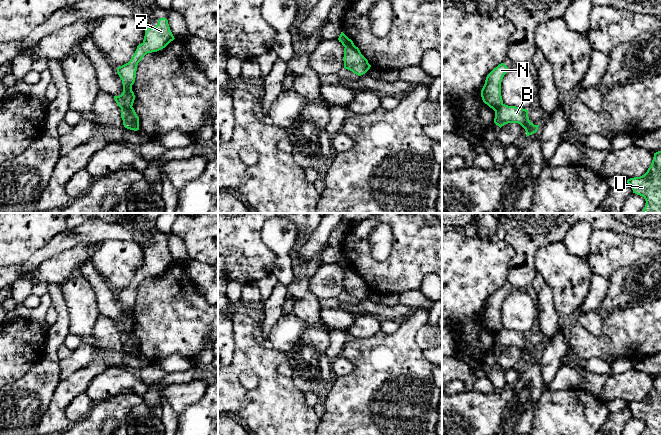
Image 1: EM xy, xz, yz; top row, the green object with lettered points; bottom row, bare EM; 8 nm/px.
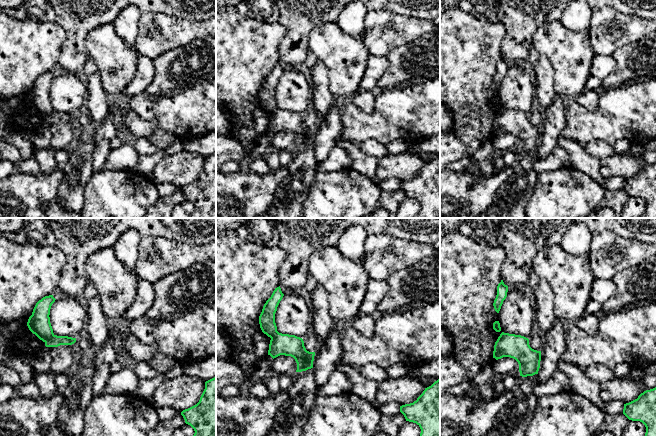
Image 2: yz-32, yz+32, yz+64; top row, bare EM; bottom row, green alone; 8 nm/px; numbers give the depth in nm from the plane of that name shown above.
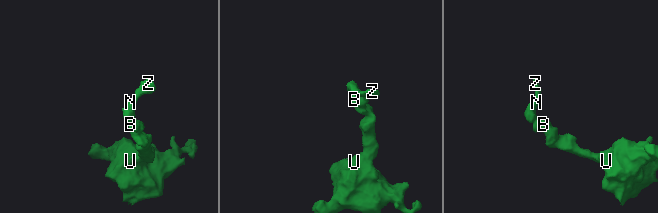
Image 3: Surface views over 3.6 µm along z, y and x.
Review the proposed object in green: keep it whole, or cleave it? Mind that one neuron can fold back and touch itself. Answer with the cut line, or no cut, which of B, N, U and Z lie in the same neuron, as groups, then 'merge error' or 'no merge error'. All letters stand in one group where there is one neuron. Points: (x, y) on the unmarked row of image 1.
xy (131, 329), (121, 332) | B U / N Z | merge error

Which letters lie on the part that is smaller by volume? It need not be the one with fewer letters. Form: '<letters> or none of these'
N, Z

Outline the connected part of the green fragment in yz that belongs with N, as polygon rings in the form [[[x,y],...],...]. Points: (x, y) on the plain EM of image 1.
[[[504,287],[499,288],[487,299],[485,308],[481,314],[483,326],[494,335],[503,329],[501,306],[507,295],[508,291]]]

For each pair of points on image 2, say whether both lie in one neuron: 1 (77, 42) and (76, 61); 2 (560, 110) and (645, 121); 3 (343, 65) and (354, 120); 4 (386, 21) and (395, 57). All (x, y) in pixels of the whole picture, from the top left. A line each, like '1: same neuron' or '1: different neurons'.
1: same neuron
2: different neurons
3: different neurons
4: different neurons

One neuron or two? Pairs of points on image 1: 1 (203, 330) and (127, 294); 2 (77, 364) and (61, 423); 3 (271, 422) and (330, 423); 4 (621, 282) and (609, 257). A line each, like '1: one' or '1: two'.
1: two
2: two
3: two
4: two

